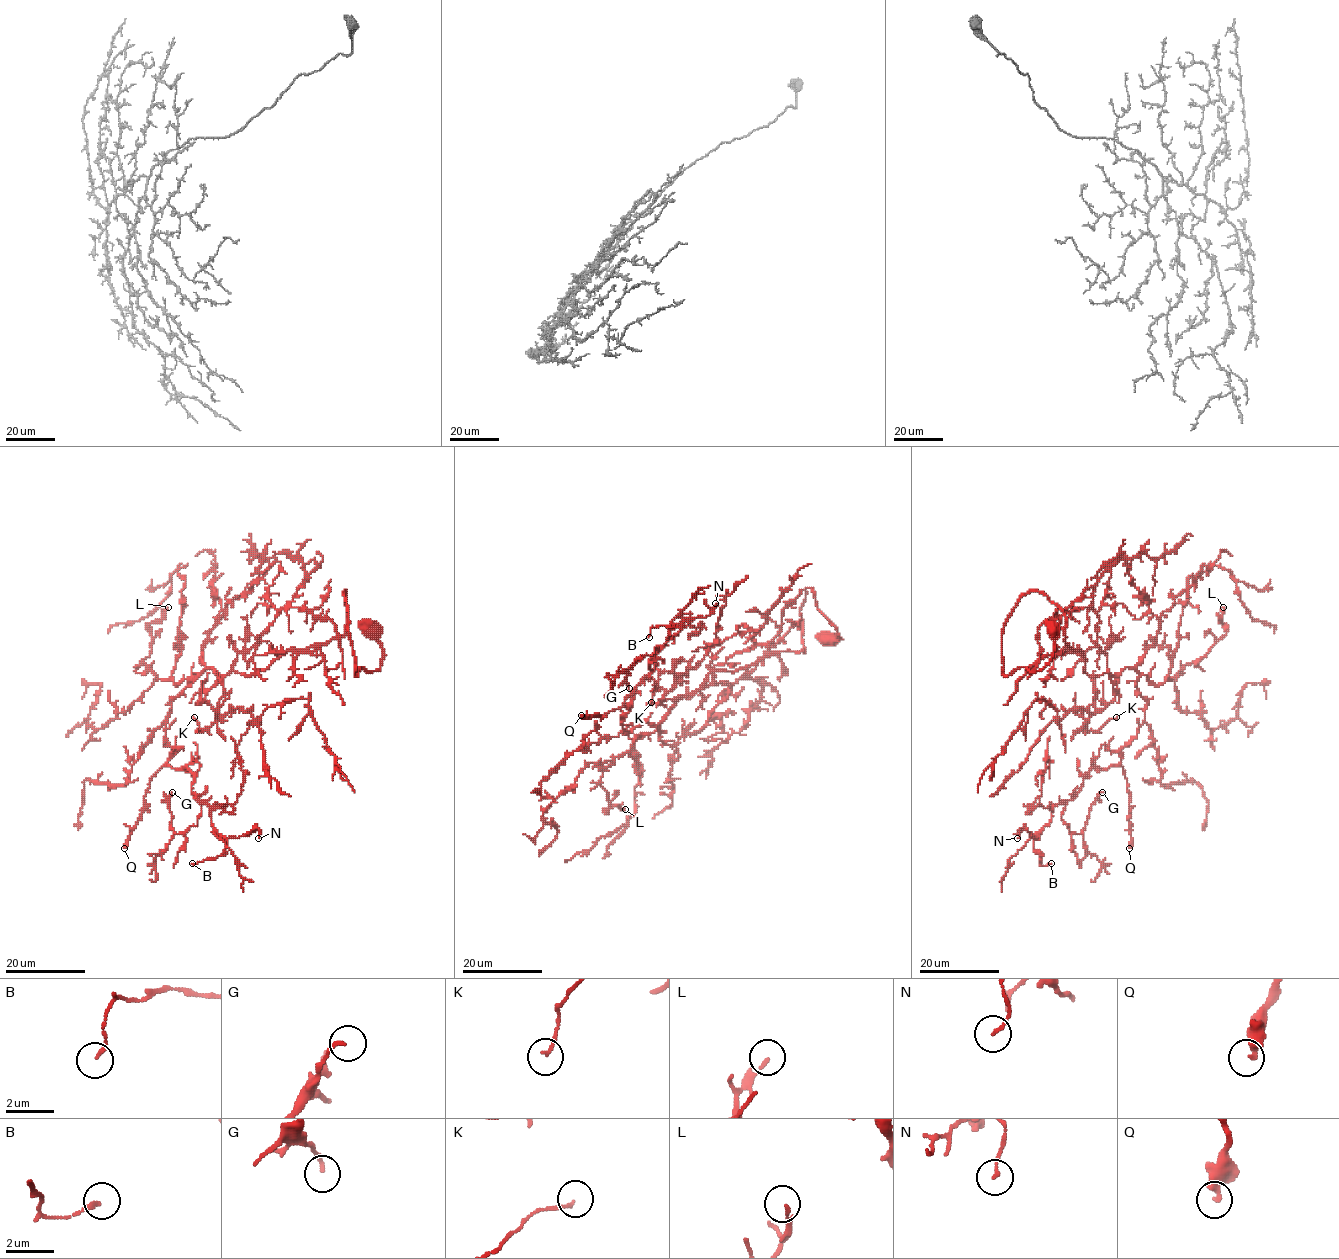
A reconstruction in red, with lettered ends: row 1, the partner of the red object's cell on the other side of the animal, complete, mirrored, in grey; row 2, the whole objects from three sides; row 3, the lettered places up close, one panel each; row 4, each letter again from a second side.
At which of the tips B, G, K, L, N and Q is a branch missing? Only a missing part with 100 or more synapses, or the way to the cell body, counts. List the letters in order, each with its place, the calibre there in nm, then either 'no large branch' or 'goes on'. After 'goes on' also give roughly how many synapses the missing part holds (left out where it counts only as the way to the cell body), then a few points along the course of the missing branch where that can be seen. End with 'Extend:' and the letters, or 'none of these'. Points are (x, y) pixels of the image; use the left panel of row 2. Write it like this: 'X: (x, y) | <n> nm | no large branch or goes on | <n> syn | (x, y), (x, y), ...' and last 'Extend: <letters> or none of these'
B: (192, 863) | 170 nm | no large branch
G: (172, 792) | 150 nm | no large branch
K: (194, 717) | 120 nm | no large branch
L: (168, 607) | 130 nm | no large branch
N: (258, 838) | 120 nm | no large branch
Q: (124, 848) | 300 nm | no large branch
Extend: none of these

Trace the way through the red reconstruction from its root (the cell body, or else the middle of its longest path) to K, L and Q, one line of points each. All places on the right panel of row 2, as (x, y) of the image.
K: (1053, 631), (1041, 669), (1004, 675), (1005, 621), (1041, 591), (1085, 671), (1112, 682), (1086, 729), (1116, 717)
L: (1053, 631), (1041, 669), (1004, 675), (1005, 621), (1041, 591), (1085, 671), (1158, 685), (1226, 633), (1223, 607)
Q: (1053, 631), (1041, 669), (1004, 675), (1004, 624), (1032, 591), (1085, 671), (1138, 673), (1129, 848)

